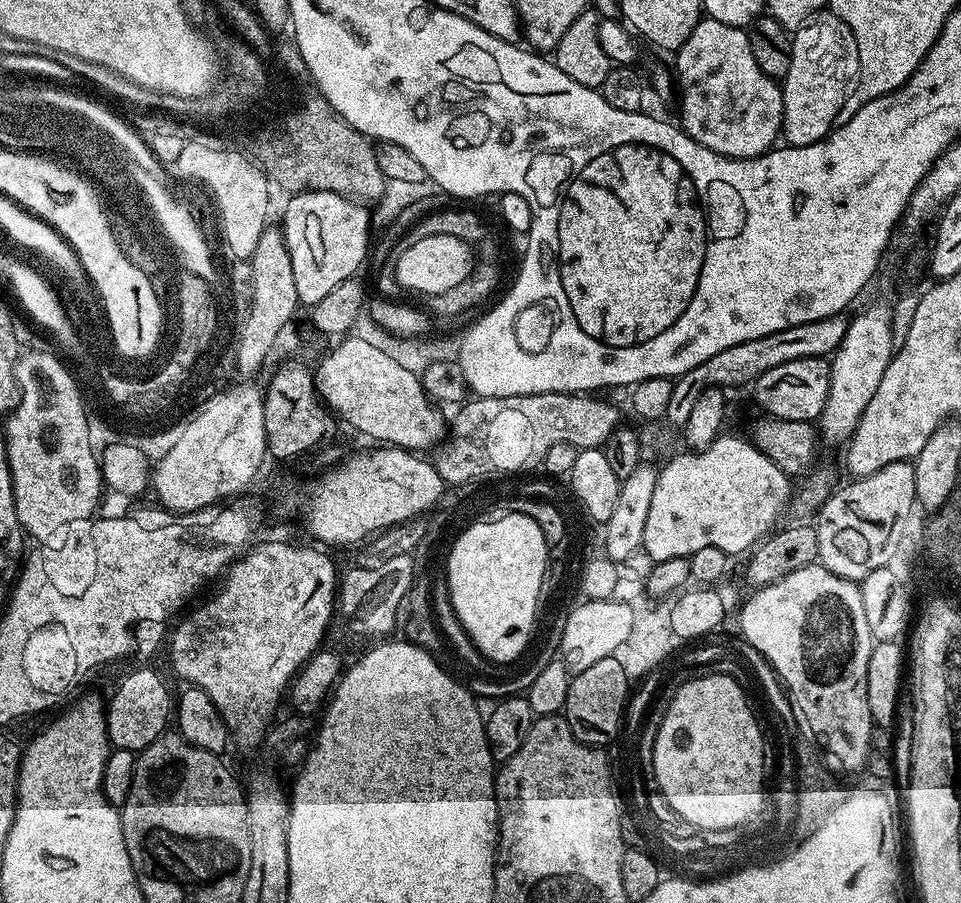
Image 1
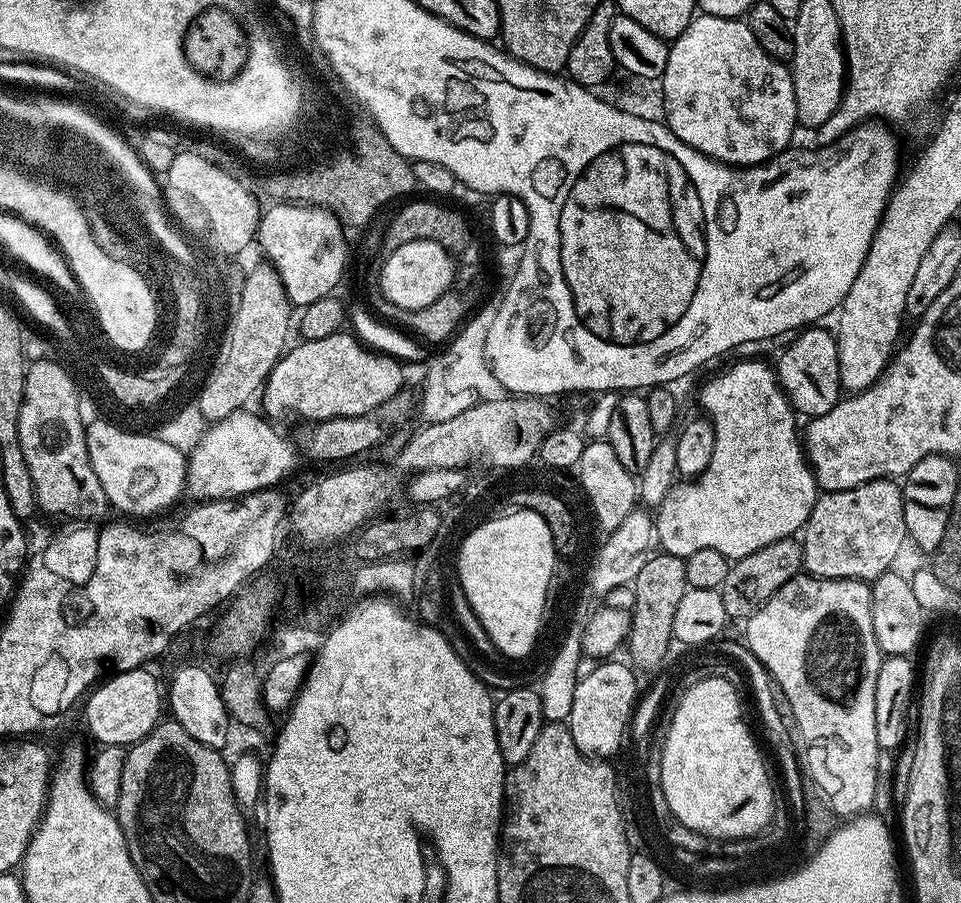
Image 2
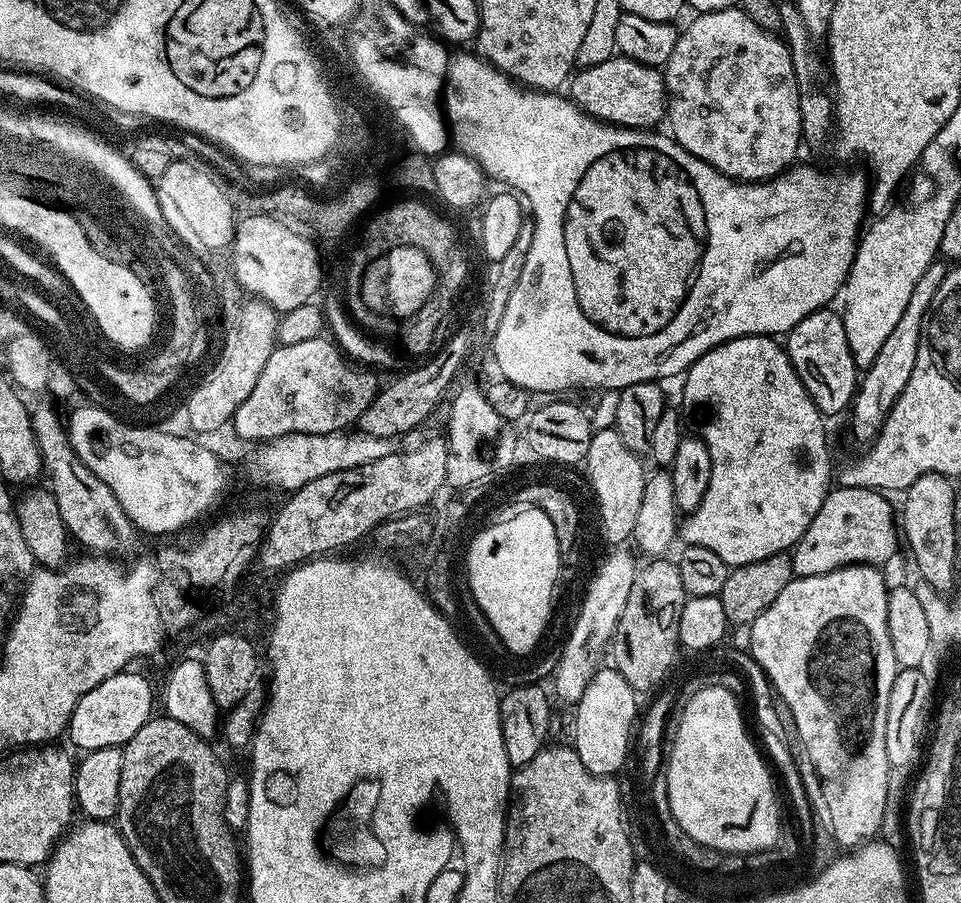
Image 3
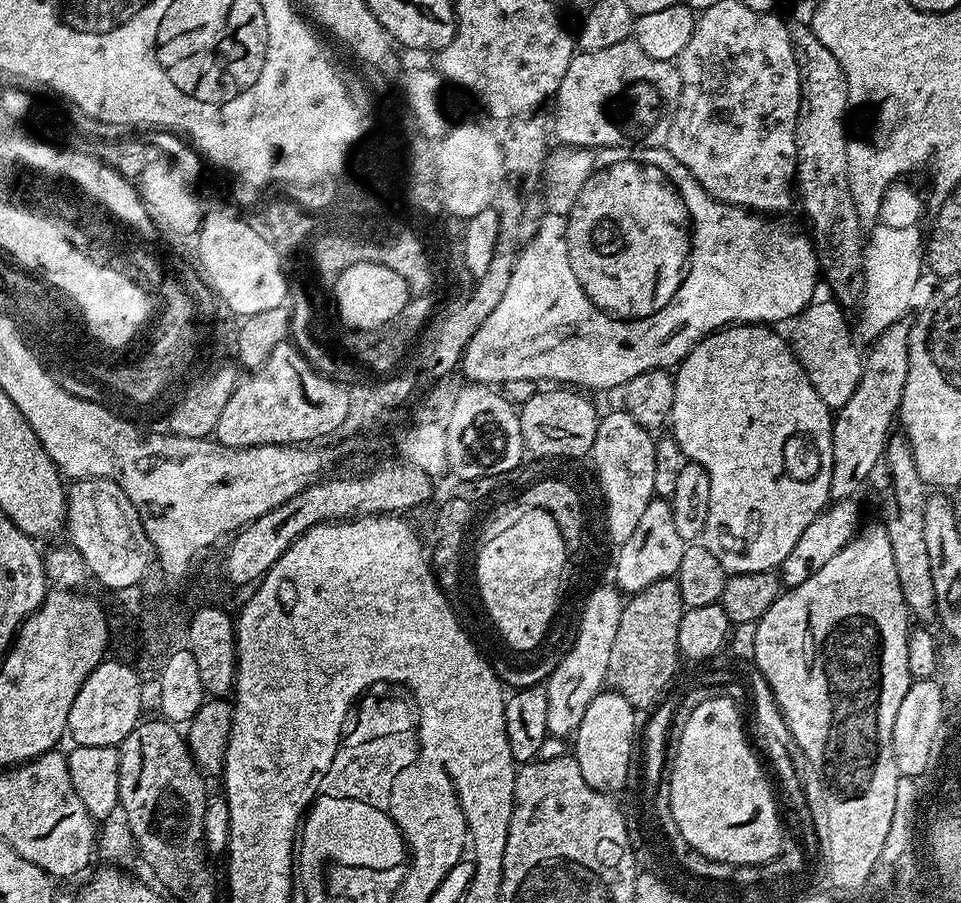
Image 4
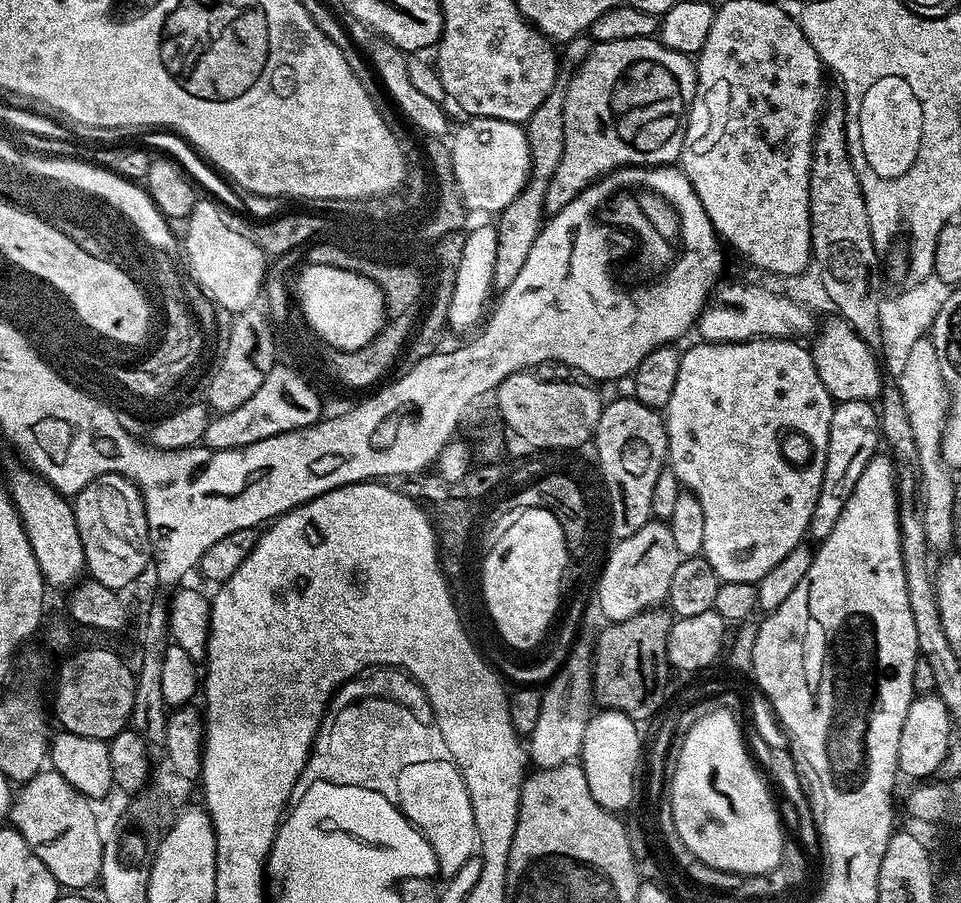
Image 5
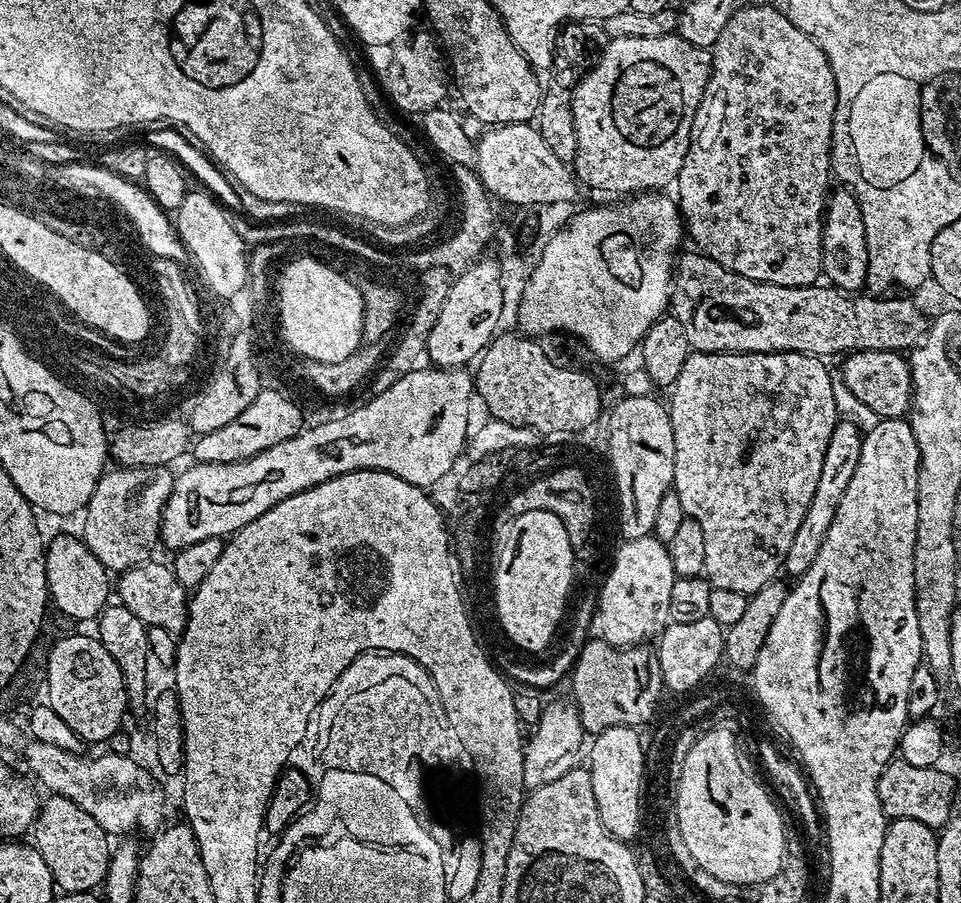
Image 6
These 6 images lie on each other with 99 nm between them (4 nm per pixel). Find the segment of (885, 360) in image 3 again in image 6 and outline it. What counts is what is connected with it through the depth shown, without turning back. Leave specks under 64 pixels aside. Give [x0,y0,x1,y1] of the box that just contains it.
[783,419,863,578]

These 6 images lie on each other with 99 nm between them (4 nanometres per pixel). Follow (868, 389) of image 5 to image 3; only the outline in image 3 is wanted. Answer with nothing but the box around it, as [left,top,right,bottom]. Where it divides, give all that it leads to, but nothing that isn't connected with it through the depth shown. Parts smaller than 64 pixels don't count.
[786,306,858,418]

